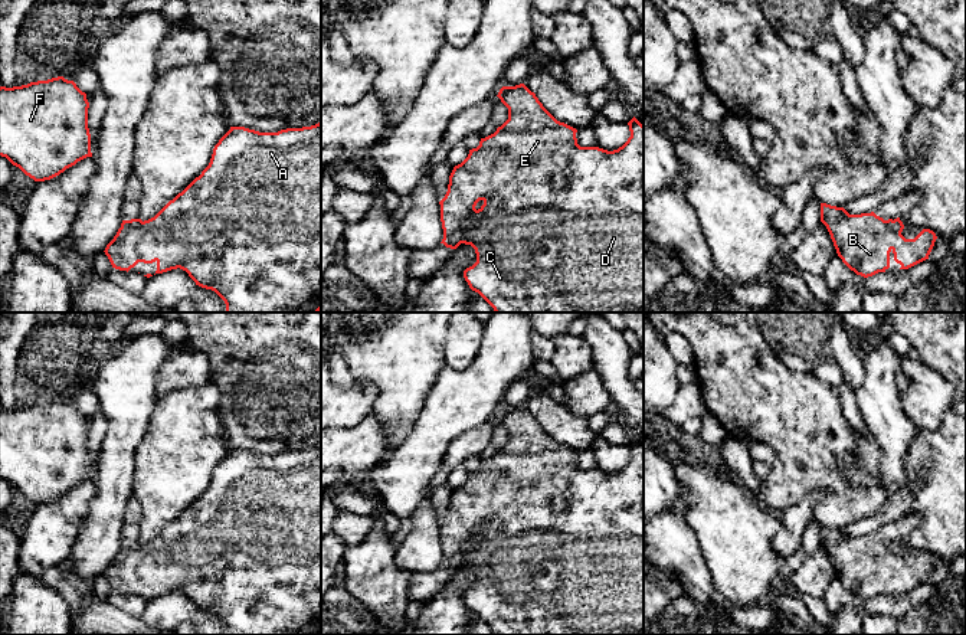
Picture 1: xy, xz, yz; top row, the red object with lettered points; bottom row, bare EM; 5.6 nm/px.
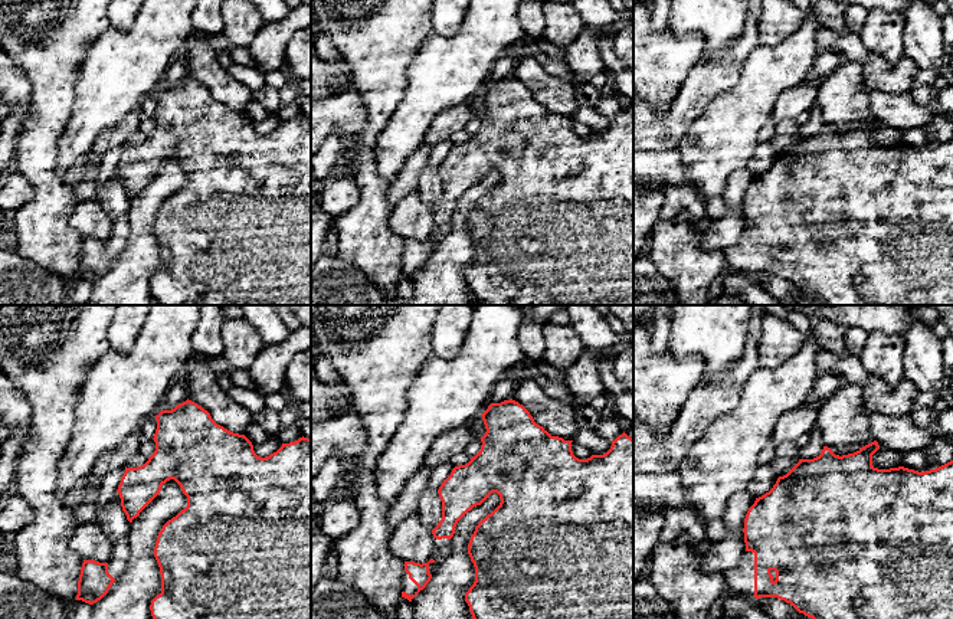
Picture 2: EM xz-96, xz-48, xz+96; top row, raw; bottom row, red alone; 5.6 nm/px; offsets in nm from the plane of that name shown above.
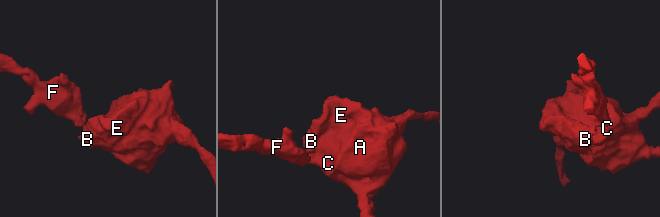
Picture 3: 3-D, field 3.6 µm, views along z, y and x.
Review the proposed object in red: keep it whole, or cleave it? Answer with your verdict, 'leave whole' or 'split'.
leave whole

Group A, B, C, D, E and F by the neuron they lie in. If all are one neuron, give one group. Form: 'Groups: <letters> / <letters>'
Groups: A B C D E F

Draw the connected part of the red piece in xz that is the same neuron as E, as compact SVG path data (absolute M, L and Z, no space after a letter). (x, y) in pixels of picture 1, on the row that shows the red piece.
M524 84L502 86L497 96L508 108L508 120L494 134L481 138L479 145L453 167L448 192L439 202L443 229L441 243L451 249L461 243L475 249L477 262L464 271L469 288L495 312L644 312L644 125L633 117L628 122L631 137L618 150L580 147L577 130L557 121Z

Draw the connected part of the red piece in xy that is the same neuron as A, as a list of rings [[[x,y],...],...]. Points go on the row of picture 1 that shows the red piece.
[[[321,121],[311,127],[259,132],[245,127],[230,127],[213,148],[209,166],[181,193],[148,220],[122,220],[105,255],[112,268],[130,271],[138,262],[157,264],[155,274],[183,269],[196,285],[215,291],[226,304],[226,312],[318,312],[321,310]]]

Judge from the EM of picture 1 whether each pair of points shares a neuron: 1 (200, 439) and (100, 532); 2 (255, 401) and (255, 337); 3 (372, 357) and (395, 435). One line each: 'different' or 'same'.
1: different
2: same
3: same

